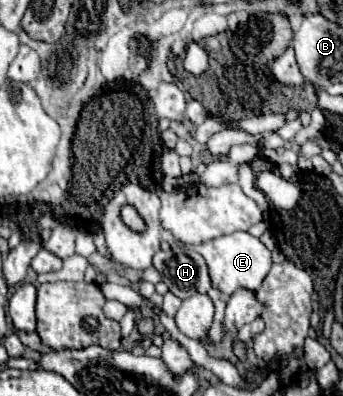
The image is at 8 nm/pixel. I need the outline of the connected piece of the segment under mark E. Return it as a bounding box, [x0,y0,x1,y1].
[194,231,272,295]

